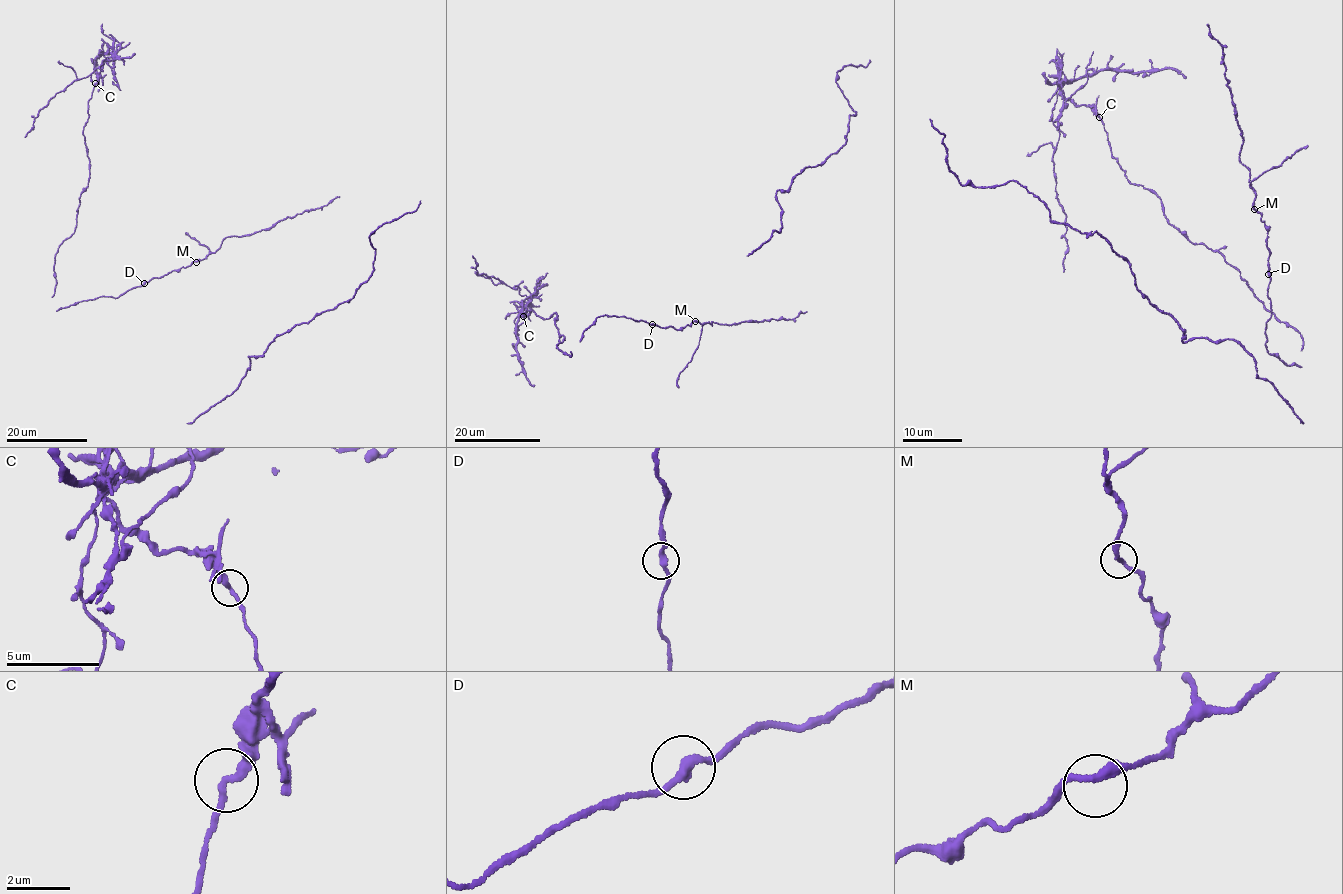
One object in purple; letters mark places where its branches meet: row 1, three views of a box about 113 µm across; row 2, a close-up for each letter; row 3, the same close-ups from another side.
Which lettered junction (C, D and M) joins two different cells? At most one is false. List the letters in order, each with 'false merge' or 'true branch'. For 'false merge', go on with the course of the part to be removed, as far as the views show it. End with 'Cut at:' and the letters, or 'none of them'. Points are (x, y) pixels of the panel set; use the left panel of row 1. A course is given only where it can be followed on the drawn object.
C: false merge; foreign part runs (95, 83), (104, 63), (111, 56), (87, 76), (78, 78), (53, 97), (25, 137)
D: true branch
M: true branch
Cut at: C

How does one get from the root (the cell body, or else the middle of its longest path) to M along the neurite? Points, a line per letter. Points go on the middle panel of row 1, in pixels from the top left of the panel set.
M: (653, 325), (679, 330), (695, 321)

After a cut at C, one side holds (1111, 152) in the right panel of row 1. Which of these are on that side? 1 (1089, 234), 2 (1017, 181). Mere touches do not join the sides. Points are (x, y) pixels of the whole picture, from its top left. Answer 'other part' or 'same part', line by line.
1: same part
2: same part

